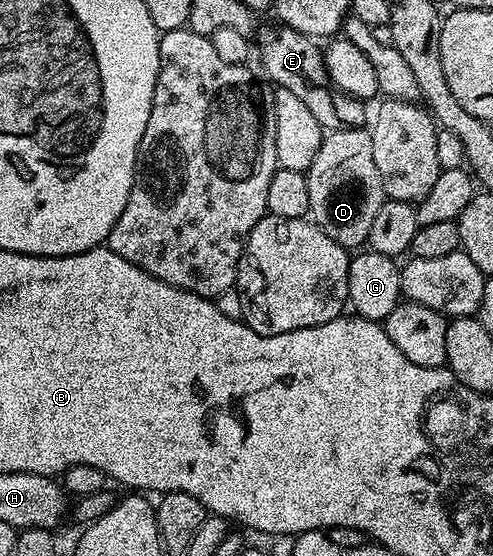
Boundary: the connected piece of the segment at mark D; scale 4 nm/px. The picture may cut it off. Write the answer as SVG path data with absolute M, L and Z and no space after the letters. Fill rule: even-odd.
M368 127L335 128L322 135L319 154L315 154L315 162L311 162L307 173L307 194L313 223L331 239L347 250L360 249L368 241L373 219L387 199L383 178L379 178L379 169L375 166Z

